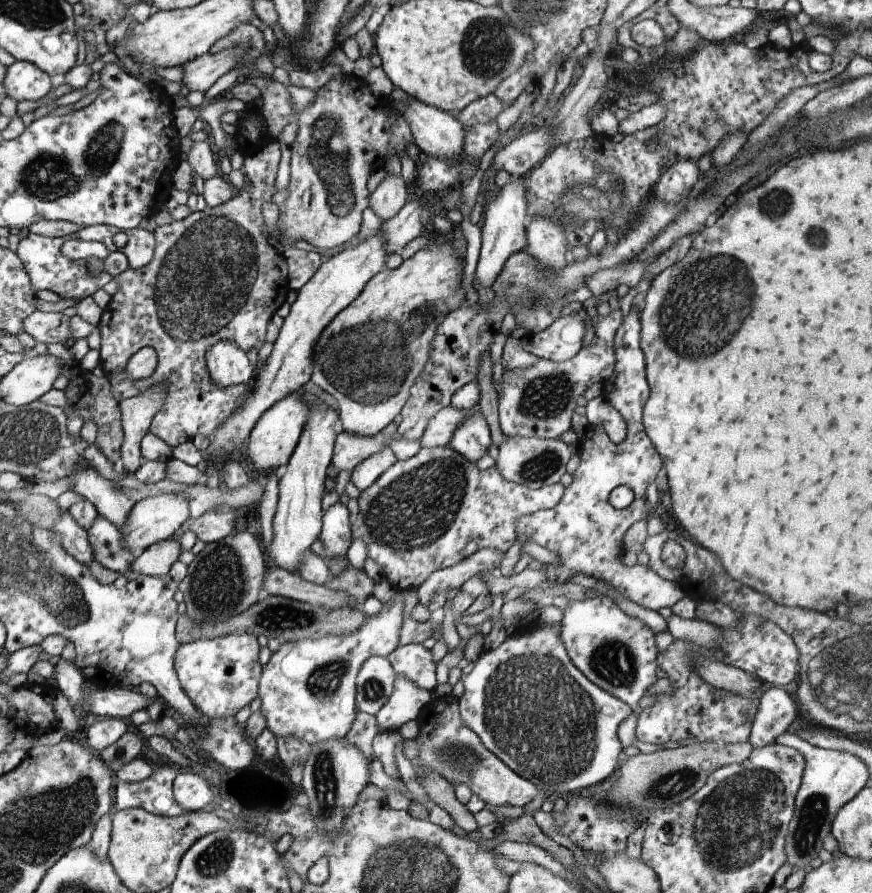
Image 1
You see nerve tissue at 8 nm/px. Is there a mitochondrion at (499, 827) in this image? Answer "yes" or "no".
no

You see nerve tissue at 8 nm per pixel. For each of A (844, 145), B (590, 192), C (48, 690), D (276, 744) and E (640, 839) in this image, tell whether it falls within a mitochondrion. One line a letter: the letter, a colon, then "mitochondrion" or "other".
A: other
B: mitochondrion
C: other
D: other
E: other

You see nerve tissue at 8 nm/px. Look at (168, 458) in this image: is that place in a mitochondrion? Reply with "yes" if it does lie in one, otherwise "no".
no

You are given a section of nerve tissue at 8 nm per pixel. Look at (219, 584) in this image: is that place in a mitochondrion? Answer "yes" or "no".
yes

